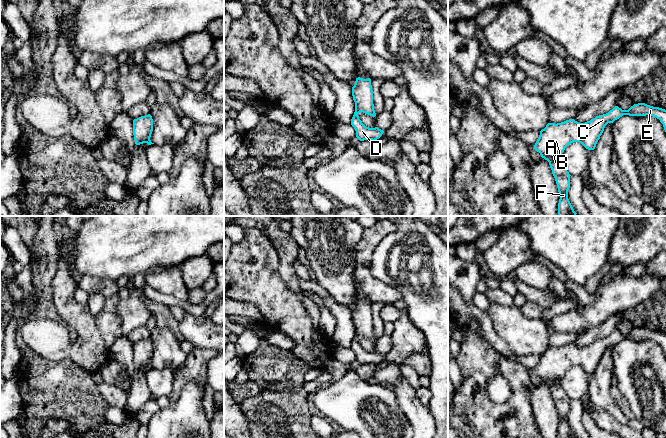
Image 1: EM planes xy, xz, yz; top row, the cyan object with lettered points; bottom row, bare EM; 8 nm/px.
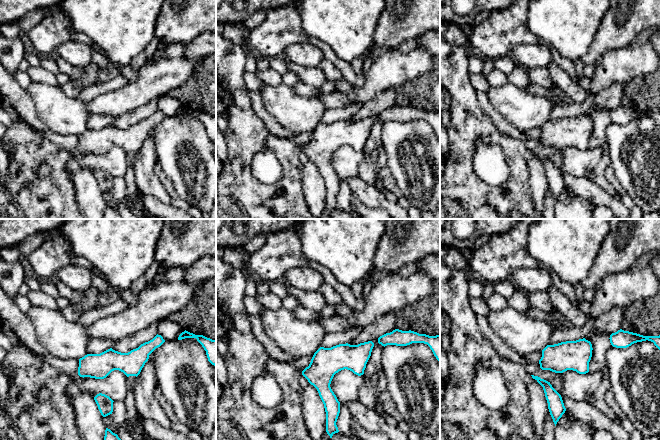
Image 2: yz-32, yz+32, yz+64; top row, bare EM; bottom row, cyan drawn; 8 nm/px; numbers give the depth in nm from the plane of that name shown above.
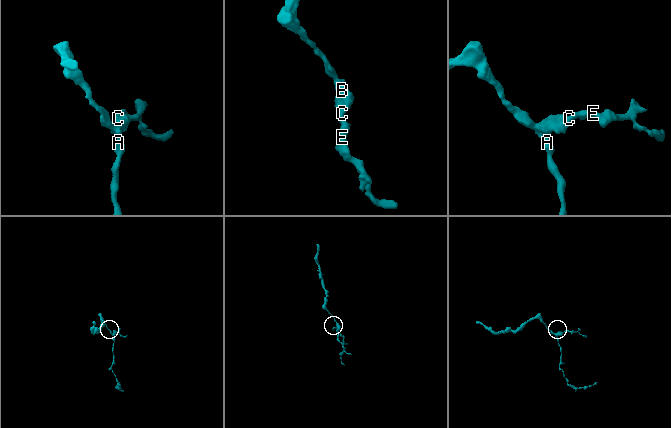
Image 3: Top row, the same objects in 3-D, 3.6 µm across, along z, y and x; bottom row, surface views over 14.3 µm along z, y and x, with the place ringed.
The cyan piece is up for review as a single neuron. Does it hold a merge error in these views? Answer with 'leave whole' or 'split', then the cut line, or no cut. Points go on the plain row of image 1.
leave whole; no cut

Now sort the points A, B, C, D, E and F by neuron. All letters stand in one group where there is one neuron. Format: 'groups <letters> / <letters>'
groups A B C D E F

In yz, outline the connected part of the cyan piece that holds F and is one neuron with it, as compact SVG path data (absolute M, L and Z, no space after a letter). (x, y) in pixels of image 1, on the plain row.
M638 327L628 334L622 334L615 330L608 337L596 340L585 347L578 347L574 343L569 343L561 347L548 347L540 355L534 373L540 377L541 381L549 386L552 398L555 402L560 419L558 427L558 438L577 438L569 423L568 414L570 412L570 398L567 393L557 383L565 372L573 367L579 366L586 373L594 374L605 350L613 347L623 339L656 341L663 348L666 356L666 334Z

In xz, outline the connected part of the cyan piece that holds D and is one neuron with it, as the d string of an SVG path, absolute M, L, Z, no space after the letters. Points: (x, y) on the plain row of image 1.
M360 301L356 302L355 308L352 311L352 320L355 326L355 336L351 343L351 349L356 355L356 361L360 365L375 365L379 363L384 355L379 353L378 351L366 351L358 340L360 336L366 337L373 341L376 340L373 328L373 314L371 303L363 303Z

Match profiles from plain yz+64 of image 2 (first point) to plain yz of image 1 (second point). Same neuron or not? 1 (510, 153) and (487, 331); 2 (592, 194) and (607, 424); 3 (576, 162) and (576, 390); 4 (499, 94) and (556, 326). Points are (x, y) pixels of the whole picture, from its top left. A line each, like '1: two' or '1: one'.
1: two
2: one
3: one
4: two

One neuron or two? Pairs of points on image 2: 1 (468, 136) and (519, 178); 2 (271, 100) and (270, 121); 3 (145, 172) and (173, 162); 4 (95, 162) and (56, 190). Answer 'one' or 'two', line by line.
1: one
2: two
3: two
4: two

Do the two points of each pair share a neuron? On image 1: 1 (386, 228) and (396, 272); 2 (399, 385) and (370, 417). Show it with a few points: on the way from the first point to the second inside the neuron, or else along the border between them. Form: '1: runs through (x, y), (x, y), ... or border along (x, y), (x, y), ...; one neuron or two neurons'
1: border along (396, 226), (378, 244), (373, 253); two neurons
2: border along (378, 383), (393, 391), (396, 402), (403, 411); two neurons

